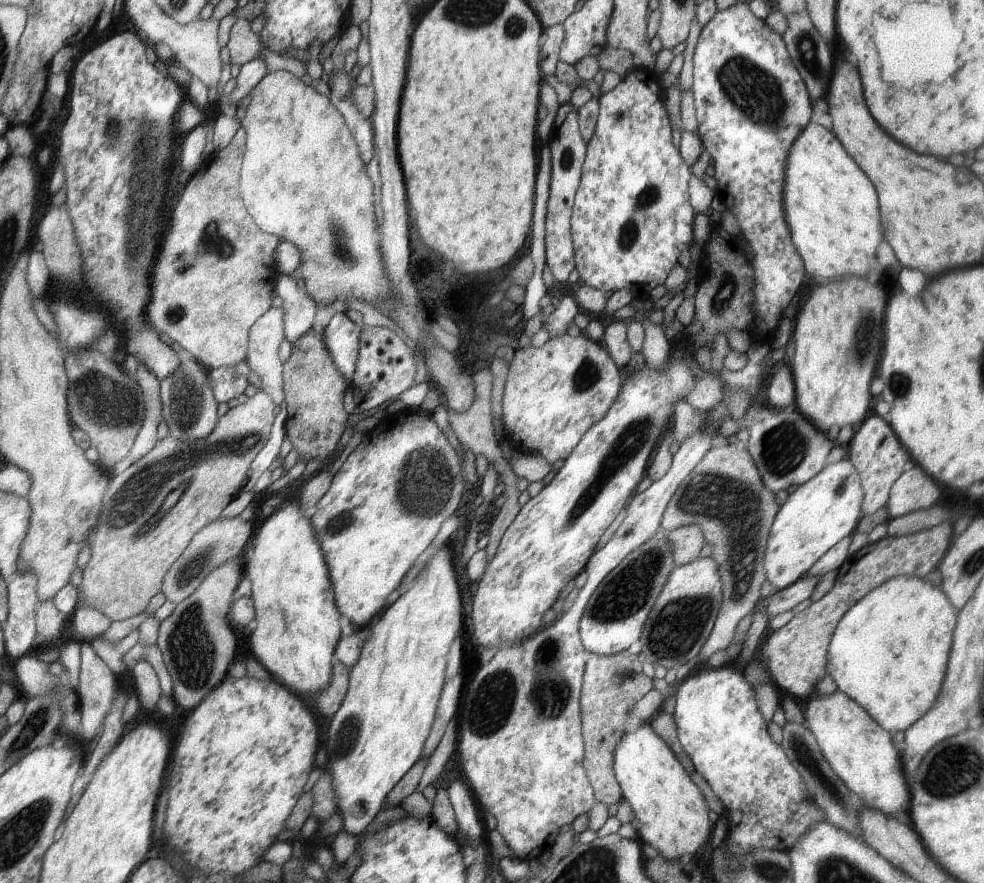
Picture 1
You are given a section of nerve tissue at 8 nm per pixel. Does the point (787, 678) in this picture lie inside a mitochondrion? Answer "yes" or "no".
no

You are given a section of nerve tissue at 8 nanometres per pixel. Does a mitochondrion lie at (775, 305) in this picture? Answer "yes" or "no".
no

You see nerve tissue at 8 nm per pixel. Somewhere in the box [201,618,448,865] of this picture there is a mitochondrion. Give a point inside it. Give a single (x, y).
(343, 737)

